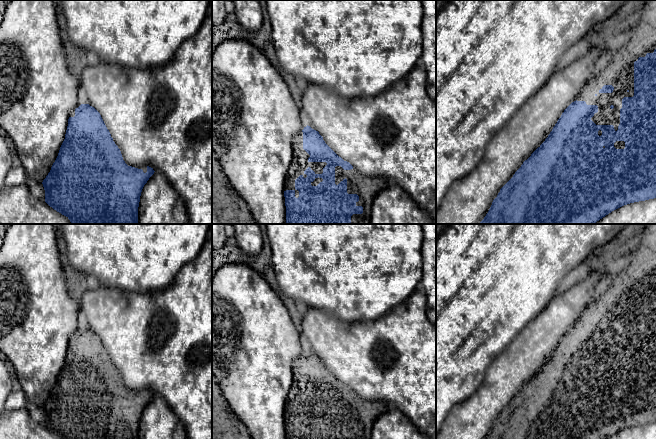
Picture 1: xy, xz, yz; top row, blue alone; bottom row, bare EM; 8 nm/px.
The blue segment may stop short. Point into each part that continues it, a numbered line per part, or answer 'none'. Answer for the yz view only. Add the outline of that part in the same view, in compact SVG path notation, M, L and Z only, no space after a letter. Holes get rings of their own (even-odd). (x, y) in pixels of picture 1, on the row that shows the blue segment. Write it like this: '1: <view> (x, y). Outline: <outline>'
1: yz (618, 71). Outline: M645 0L642 8L637 12L634 20L629 25L625 39L620 42L610 58L596 72L593 79L583 88L576 98L577 101L585 101L587 105L597 105L598 112L591 120L596 125L613 125L615 131L620 124L620 109L624 97L634 96L634 62L639 57L645 57L647 53L653 53L656 49L656 0ZM604 85L612 85L612 93L600 93Z

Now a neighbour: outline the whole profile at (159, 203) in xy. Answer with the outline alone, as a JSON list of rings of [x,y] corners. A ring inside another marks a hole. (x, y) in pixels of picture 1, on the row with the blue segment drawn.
[[[154,172],[142,189],[138,224],[190,224],[183,199],[160,172]]]

